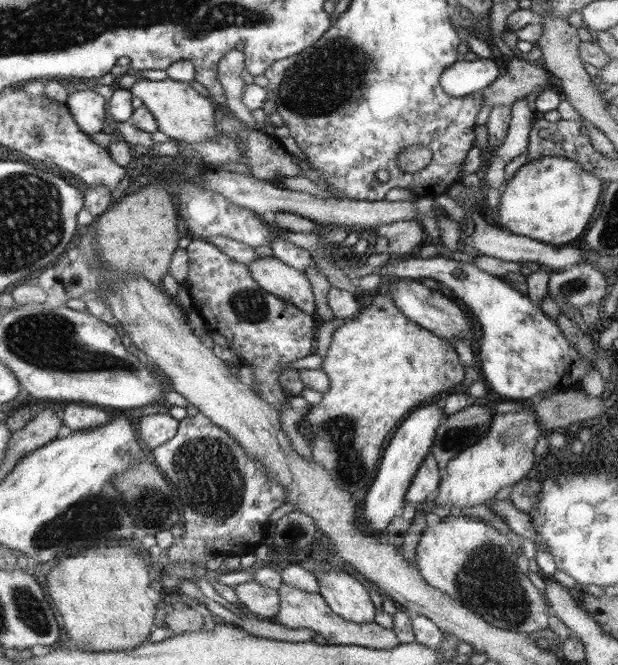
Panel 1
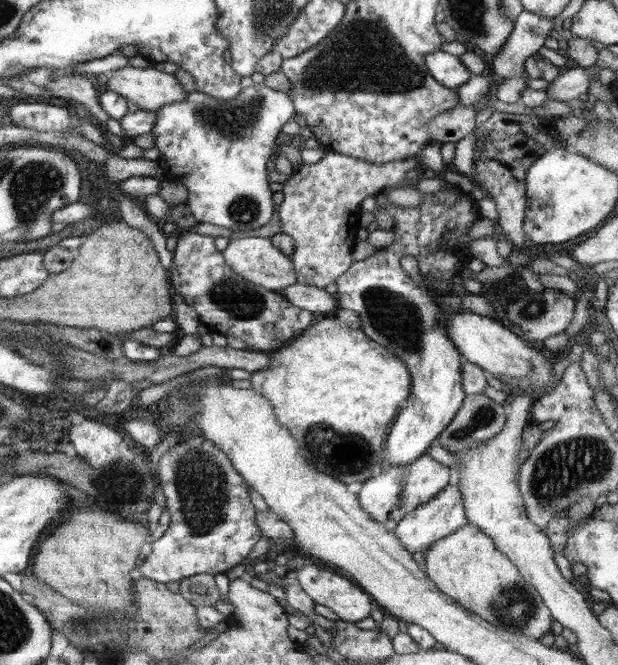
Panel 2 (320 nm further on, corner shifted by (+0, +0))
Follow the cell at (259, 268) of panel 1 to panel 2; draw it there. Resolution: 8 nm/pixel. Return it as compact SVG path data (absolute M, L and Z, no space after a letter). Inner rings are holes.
M248 236L229 241L228 246L221 250L225 260L240 276L254 284L263 286L272 292L280 292L298 282L298 273L291 257L276 248L267 237Z

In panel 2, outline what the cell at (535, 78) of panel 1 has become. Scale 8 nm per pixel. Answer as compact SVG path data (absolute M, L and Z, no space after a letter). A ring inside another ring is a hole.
M458 104L451 111L443 112L427 124L431 131L431 140L440 143L455 142L474 131L479 106Z

